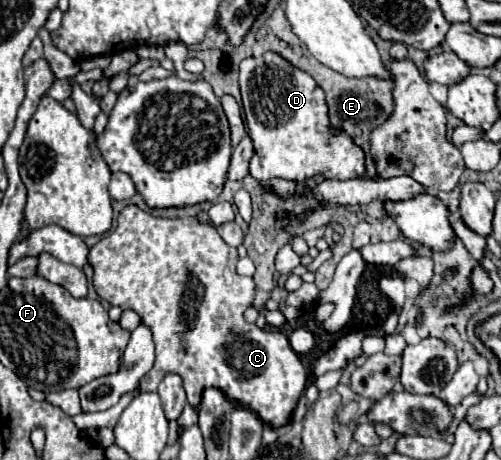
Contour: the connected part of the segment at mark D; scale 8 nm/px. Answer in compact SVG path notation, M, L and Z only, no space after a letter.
M268 51L262 57L244 59L240 65L240 91L246 113L246 123L250 137L254 141L254 157L250 161L250 175L257 181L267 181L272 177L284 177L288 181L304 181L312 175L324 175L328 179L352 179L364 173L364 153L346 133L334 133L330 129L328 107L324 101L324 91L316 81L284 61L280 55Z

